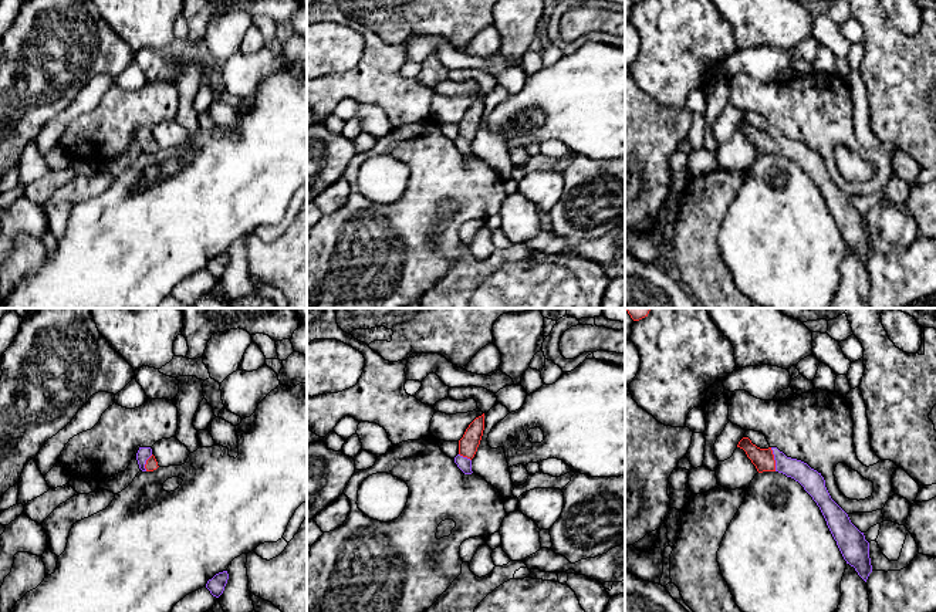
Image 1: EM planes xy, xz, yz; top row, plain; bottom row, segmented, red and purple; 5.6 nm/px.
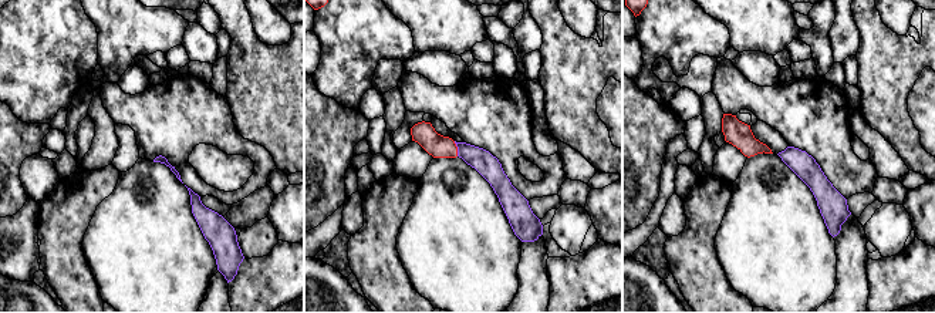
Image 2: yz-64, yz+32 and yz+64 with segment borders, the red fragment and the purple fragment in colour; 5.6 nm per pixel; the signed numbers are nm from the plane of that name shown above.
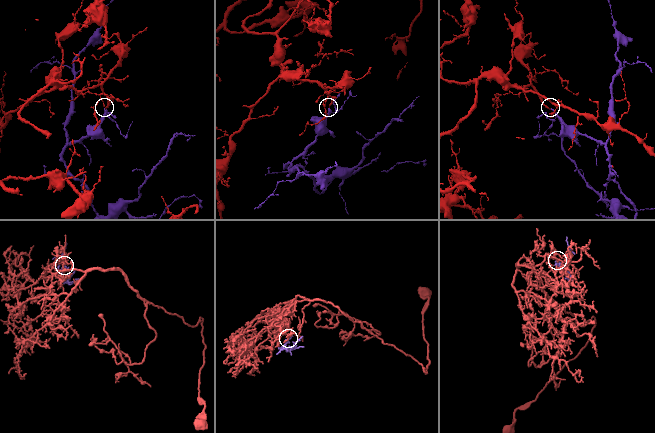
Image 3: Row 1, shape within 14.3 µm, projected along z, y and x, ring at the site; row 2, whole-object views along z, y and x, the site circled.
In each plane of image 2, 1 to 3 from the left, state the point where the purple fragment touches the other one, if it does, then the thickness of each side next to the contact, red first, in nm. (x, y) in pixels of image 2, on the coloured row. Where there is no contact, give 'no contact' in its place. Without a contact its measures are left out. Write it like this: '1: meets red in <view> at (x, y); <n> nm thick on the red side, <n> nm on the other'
1: no contact
2: meets red in yz+32 at (456, 148); 130 nm thick on the red side, 130 nm on the other
3: no contact

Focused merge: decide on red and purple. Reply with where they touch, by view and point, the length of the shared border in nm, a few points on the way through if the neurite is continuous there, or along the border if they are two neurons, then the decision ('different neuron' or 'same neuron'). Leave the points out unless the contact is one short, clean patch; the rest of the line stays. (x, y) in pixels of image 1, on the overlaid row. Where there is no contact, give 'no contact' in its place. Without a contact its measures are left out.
meets red in yz at (773, 459); contact 140 nm long; runs through yz (763, 459), (773, 459), (797, 469), (811, 480); same neuron

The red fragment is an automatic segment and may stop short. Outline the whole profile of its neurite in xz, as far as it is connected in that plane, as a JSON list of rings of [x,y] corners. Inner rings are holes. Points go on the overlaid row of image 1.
[[[484,413],[476,417],[459,440],[459,454],[455,463],[464,474],[472,474],[472,459],[474,457],[484,430]]]

